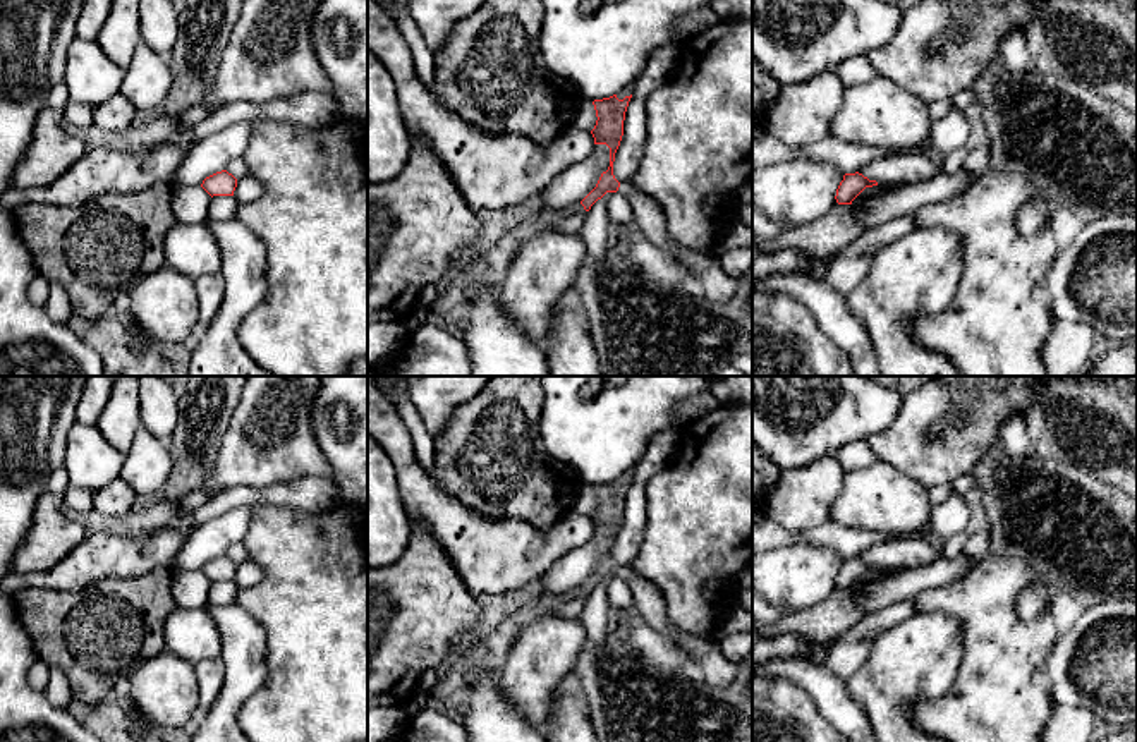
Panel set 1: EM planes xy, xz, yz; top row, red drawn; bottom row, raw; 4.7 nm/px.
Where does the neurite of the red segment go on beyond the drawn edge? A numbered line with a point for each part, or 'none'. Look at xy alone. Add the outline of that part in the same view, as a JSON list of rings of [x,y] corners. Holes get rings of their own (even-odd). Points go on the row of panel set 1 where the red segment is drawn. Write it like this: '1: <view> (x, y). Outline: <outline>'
none

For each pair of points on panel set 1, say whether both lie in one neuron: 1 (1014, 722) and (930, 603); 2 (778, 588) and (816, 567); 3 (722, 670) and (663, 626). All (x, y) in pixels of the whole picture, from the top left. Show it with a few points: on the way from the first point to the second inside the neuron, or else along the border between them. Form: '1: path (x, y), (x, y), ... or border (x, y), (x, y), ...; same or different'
1: path (1000, 686), (1000, 650), (966, 614); same
2: path (787, 579), (808, 574); same
3: path (708, 658), (696, 646), (677, 638); same

